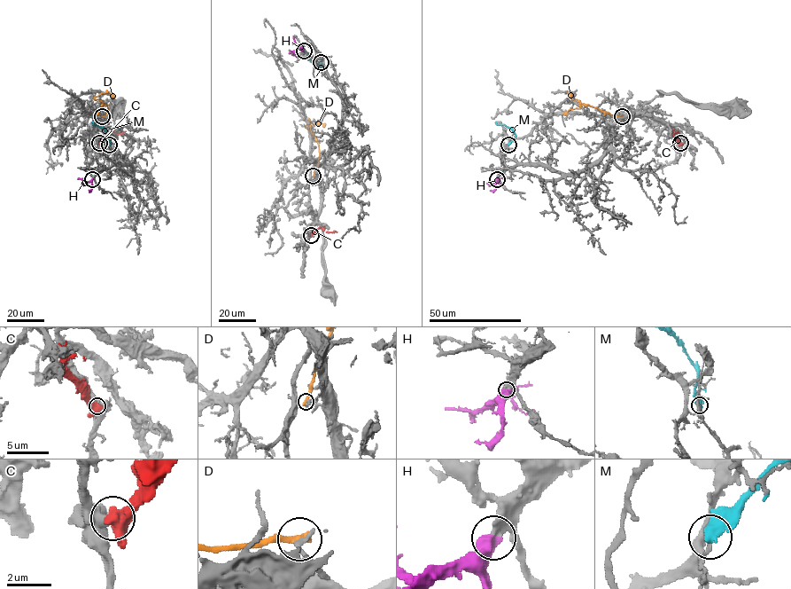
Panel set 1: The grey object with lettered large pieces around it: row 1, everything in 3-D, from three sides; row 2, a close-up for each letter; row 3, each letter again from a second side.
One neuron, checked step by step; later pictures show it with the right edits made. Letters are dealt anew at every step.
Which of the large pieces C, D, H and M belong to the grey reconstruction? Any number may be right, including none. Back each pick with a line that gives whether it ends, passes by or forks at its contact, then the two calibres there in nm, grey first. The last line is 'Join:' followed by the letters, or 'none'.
H: it ends there; 480 nm thick on the grey side, 650 nm on the other
Join: H

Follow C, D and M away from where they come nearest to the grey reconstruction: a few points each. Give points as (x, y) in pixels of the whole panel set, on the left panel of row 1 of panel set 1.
C: (99, 143), (109, 133), (122, 133), (126, 130)
D: (102, 116), (108, 112), (107, 106), (94, 98), (110, 92), (112, 98)
M: (109, 145), (107, 133), (92, 121)

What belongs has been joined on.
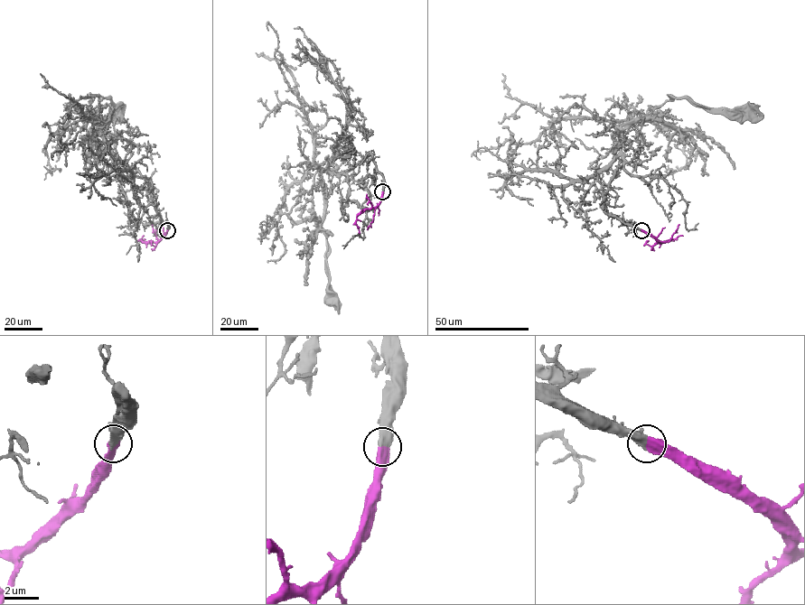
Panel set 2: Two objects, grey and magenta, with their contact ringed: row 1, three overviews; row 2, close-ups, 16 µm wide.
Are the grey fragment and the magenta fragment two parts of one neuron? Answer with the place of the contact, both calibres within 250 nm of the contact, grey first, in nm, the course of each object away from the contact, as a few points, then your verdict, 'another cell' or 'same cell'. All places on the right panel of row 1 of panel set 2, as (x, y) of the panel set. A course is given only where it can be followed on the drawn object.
(641, 230) | 550/600 nm | grey via (641, 230), (603, 208), (608, 183), (623, 162), (615, 122), (644, 118), (669, 96), (707, 109), (748, 114) | magenta via (641, 230), (650, 234), (658, 242), (683, 236) | same cell

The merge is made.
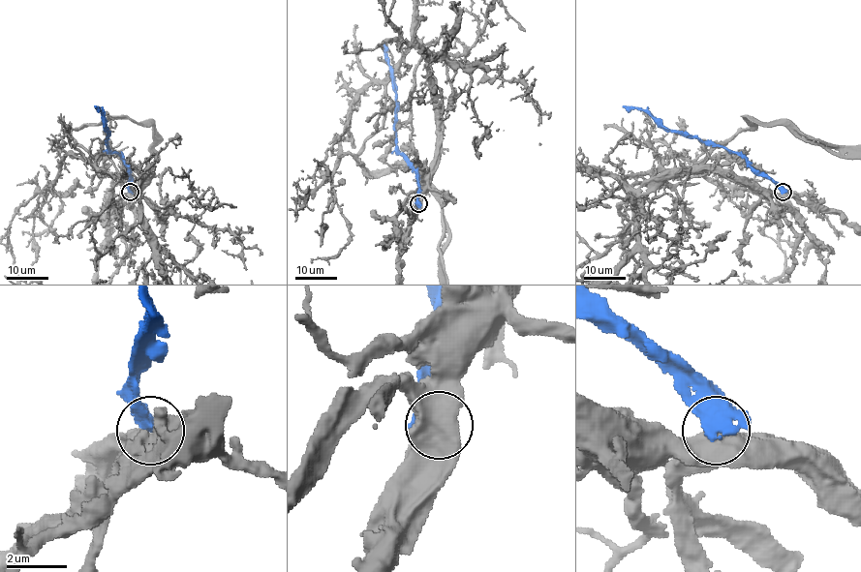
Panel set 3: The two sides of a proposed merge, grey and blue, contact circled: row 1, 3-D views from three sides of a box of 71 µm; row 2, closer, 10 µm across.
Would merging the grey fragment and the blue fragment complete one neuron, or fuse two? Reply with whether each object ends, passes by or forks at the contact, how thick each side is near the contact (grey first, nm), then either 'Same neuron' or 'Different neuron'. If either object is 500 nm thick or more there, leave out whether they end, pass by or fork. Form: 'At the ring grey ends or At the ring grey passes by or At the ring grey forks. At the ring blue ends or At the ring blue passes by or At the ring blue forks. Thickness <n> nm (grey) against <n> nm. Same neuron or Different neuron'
Thickness 850 nm (grey) against 700 nm. Different neuron

